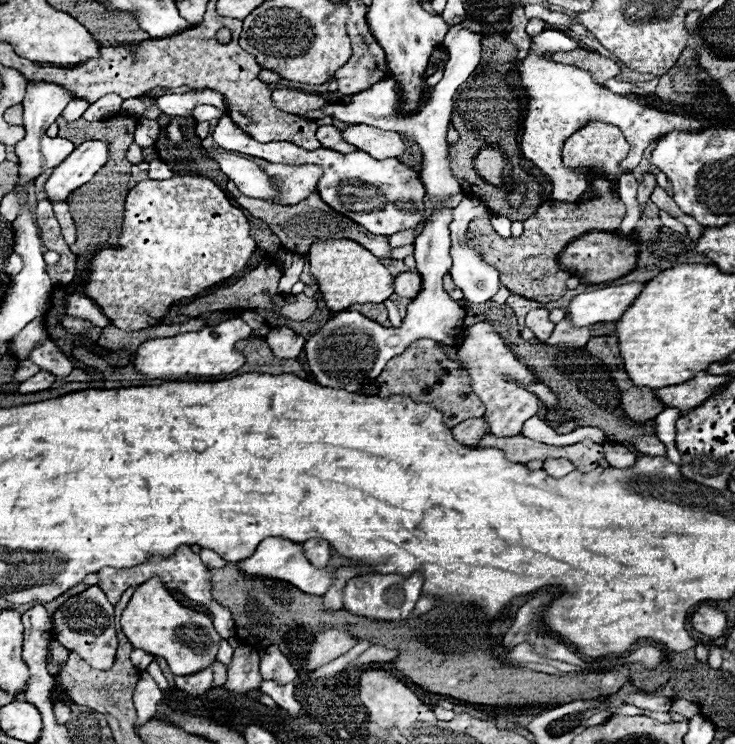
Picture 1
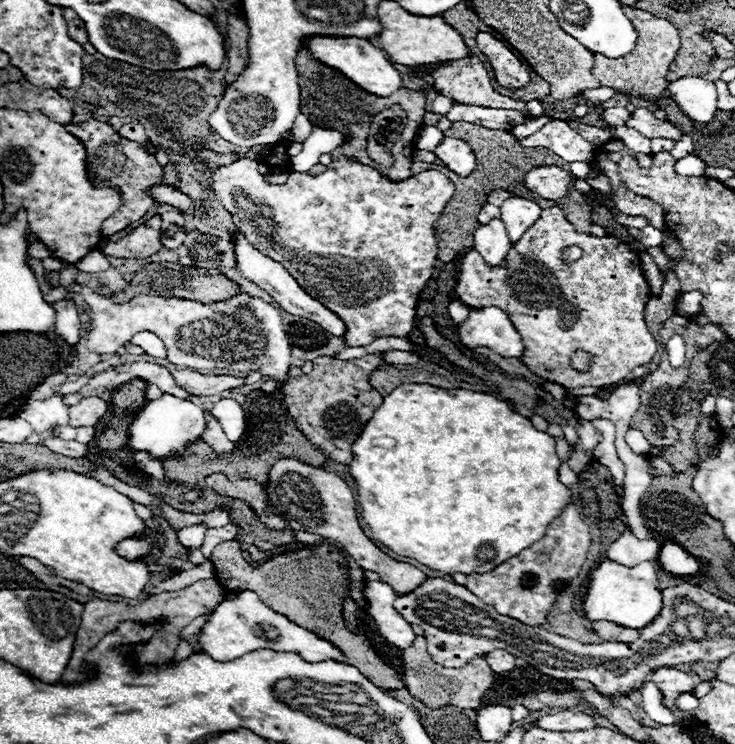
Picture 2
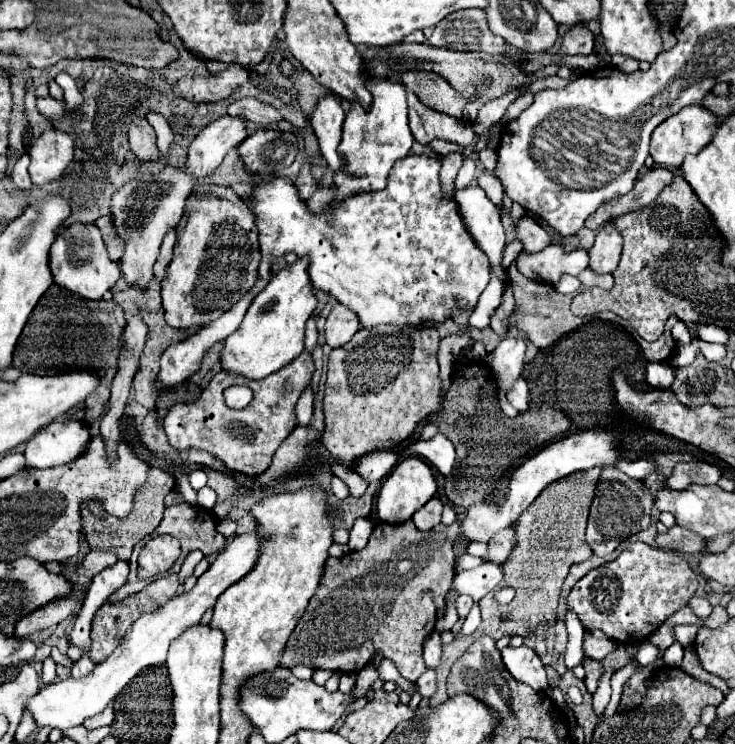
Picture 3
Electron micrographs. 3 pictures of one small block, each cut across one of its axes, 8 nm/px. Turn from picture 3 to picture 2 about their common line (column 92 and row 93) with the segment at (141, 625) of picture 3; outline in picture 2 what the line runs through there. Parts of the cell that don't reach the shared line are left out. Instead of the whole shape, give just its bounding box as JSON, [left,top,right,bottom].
[668,76,716,122]

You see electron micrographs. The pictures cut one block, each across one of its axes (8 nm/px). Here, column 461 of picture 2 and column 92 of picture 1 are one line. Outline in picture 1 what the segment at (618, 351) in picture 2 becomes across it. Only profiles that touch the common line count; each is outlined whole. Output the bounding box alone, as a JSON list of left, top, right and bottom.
[84,176,256,332]

